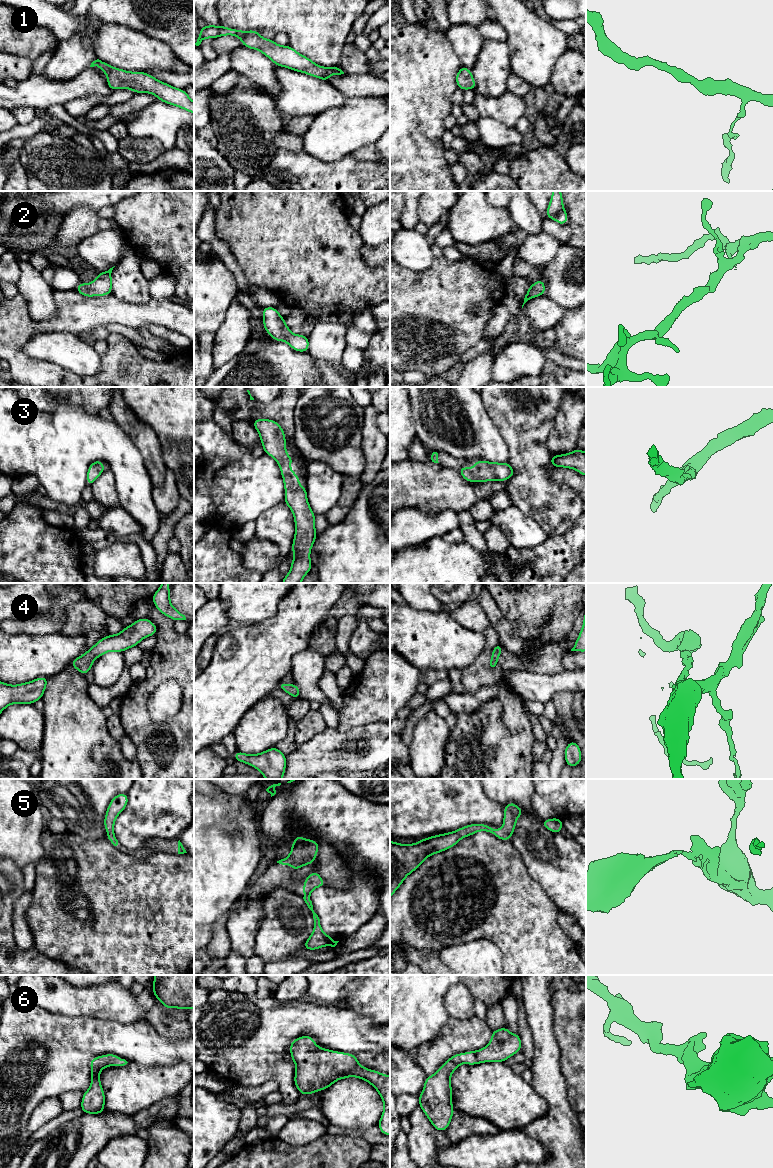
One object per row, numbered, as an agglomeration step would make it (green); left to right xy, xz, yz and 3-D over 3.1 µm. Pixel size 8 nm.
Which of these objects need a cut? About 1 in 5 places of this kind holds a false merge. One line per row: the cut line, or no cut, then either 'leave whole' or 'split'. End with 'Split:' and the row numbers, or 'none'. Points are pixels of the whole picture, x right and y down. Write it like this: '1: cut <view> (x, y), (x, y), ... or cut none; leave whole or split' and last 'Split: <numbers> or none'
1: cut none; leave whole
2: cut none; leave whole
3: cut none; leave whole
4: cut none; leave whole
5: cut none; leave whole
6: cut none; leave whole
Split: none

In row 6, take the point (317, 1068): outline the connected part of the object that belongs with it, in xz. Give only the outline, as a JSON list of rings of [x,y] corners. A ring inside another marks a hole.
[[[309,1035],[293,1040],[290,1053],[296,1065],[294,1084],[300,1094],[326,1090],[336,1081],[352,1076],[370,1083],[384,1103],[377,1126],[382,1134],[390,1136],[390,1076],[362,1067],[354,1054],[320,1048]]]

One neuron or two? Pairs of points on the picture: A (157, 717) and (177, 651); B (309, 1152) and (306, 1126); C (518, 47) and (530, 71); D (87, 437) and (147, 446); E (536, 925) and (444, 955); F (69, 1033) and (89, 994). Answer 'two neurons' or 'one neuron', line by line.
A: two neurons
B: two neurons
C: one neuron
D: two neurons
E: two neurons
F: two neurons

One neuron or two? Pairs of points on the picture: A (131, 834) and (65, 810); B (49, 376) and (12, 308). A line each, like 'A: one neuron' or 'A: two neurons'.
A: two neurons
B: one neuron

